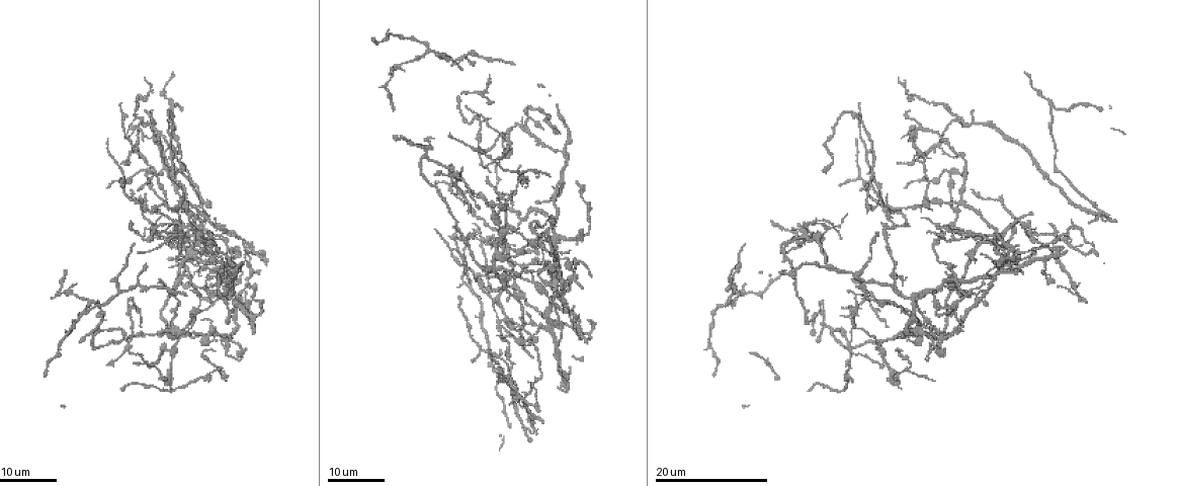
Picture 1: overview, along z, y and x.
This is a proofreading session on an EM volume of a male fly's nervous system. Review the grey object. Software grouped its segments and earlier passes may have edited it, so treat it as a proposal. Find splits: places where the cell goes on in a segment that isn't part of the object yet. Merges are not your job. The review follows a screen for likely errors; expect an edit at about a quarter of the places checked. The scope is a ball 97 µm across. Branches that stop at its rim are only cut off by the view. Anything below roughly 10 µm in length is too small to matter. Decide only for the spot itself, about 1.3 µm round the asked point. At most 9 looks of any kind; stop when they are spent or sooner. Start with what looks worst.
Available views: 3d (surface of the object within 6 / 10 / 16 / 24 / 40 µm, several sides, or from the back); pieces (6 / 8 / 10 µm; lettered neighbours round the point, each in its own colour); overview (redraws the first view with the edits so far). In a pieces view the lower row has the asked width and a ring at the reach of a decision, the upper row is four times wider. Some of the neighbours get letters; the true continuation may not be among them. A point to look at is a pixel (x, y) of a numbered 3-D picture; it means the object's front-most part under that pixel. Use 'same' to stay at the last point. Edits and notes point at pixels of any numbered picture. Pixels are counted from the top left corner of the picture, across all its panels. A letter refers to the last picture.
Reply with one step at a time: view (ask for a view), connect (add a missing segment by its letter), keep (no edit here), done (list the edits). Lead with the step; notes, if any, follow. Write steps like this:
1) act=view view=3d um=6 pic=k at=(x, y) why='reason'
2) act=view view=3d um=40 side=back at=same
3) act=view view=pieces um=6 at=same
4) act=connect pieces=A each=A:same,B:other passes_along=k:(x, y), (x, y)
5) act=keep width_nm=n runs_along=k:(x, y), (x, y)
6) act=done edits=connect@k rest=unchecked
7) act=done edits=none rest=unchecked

act=view view=3d um=24 pic=1 at=(174, 72) why='branch stops here'

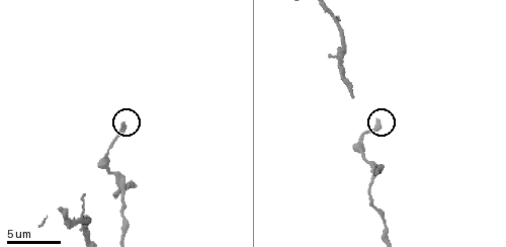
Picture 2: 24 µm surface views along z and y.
act=view view=pieces um=6 pic=2 at=(376, 120) why='see the neighbours'

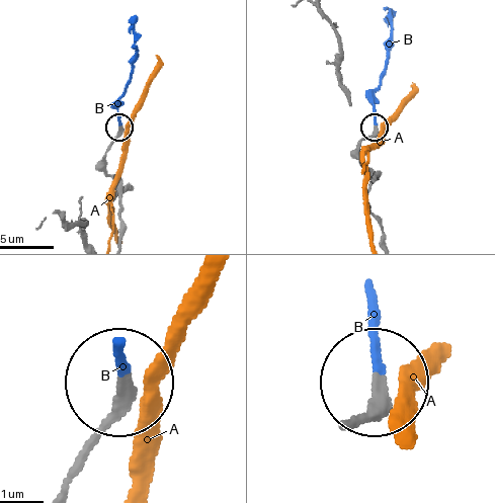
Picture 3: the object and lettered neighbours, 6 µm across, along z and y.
act=connect pieces=B each=A:other,B:same passes_along=3:(349, 425), (382, 370), (372, 299) found='it goes on there'

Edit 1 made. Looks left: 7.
act=view view=3d um=16 pic=1 at=(490, 247) why='free end'

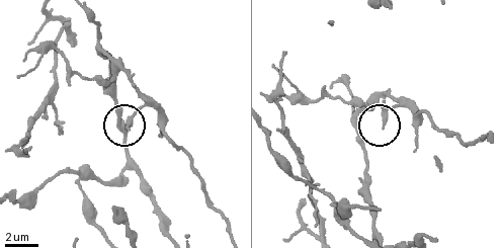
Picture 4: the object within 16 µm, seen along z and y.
act=view view=pieces um=8 pic=4 at=(383, 126)

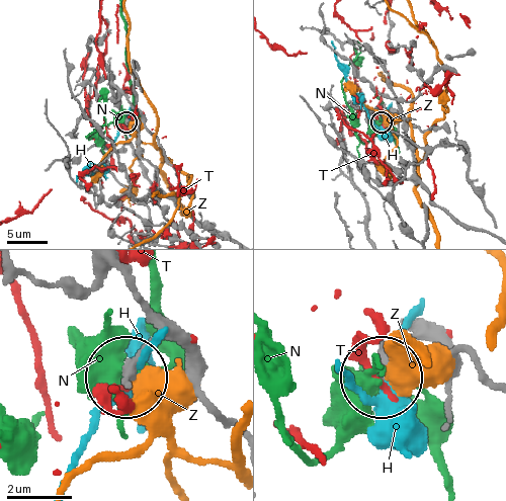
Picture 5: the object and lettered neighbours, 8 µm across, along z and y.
act=keep each=H:other,N:other,T:other,Z:other found='none of them fits'

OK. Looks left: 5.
act=view view=3d um=16 pic=1 at=(904, 188)

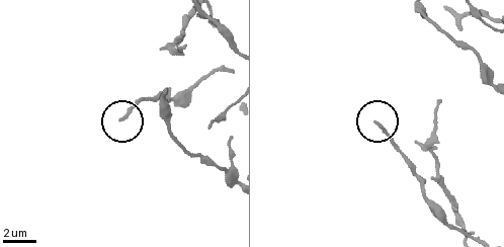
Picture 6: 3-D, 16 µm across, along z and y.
act=view view=pieces um=8 pic=6 at=(377, 122) why='see the neighbours'

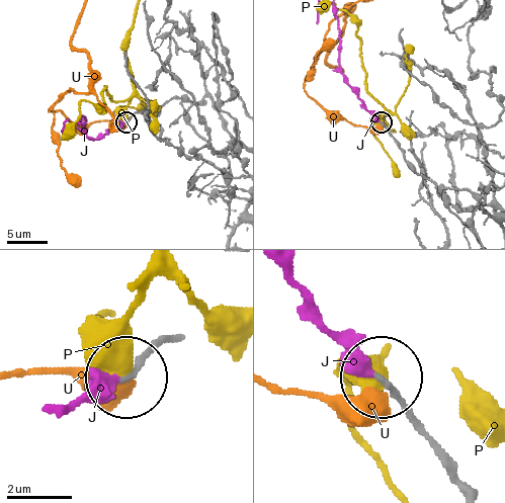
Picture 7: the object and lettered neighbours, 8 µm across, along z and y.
act=connect pieces=J width_nm=160 each=J:same,P:other,U:other found='the cell continues'

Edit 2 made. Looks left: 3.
act=view view=3d um=16 pic=1 at=(480, 277) why='free end'

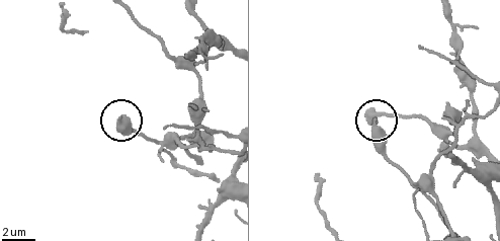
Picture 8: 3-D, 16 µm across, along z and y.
act=view view=pieces um=6 pic=8 at=(375, 123)

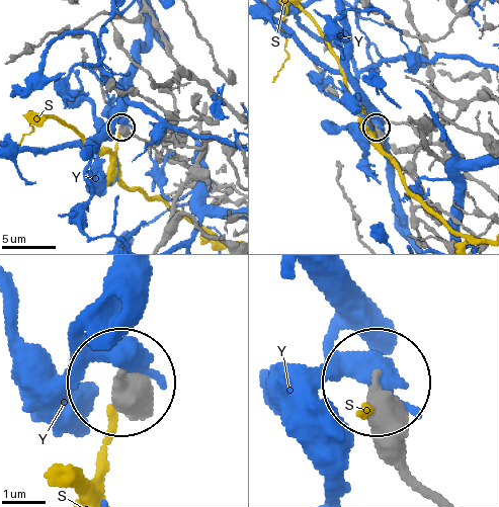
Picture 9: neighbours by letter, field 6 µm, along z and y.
act=keep each=S:other,Y:other runs_along=9:(432, 492), (403, 459), (399, 416), (381, 387) found='none of them fits'

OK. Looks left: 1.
act=done edits=connect@3,connect@7 rest=unchecked

